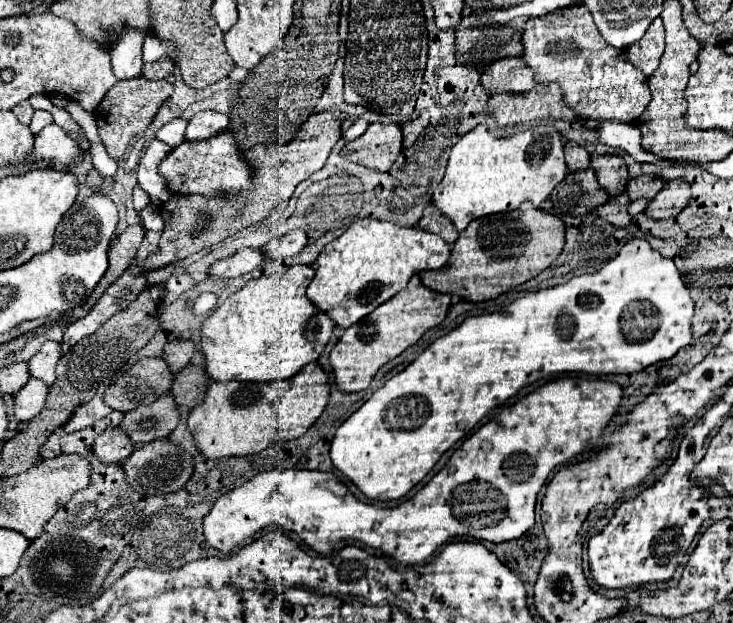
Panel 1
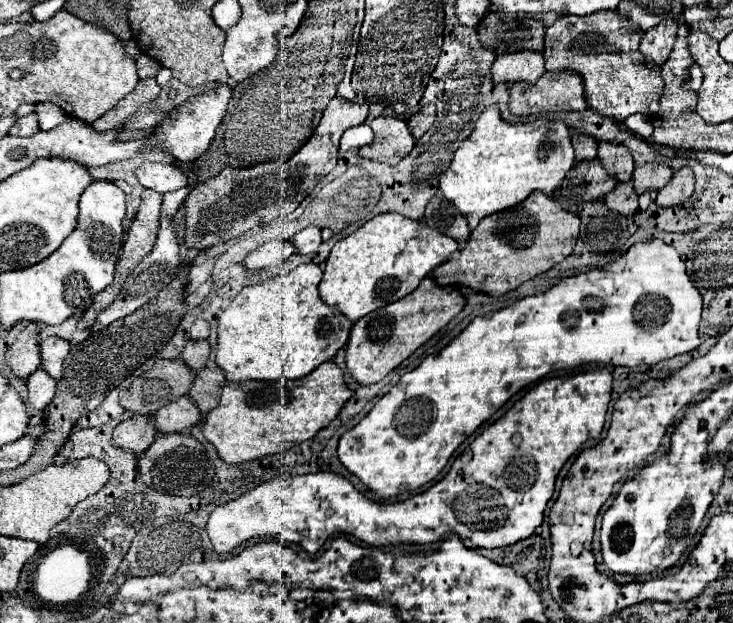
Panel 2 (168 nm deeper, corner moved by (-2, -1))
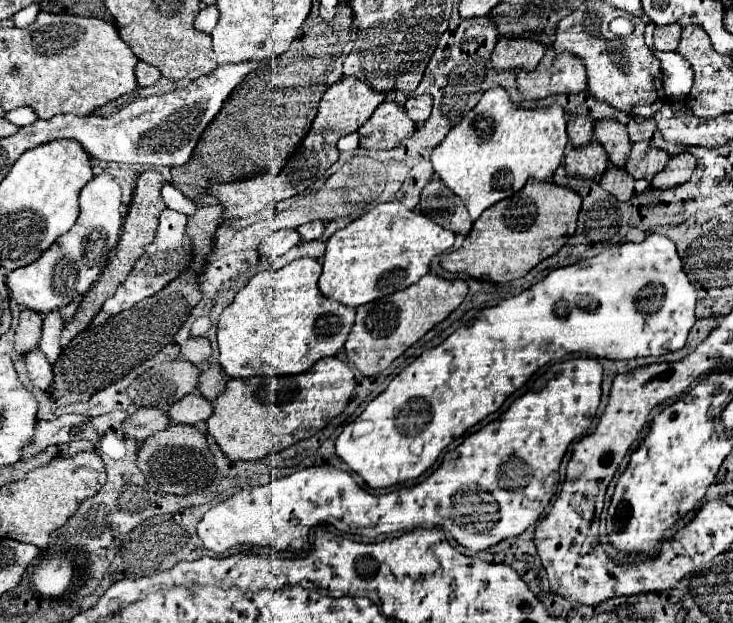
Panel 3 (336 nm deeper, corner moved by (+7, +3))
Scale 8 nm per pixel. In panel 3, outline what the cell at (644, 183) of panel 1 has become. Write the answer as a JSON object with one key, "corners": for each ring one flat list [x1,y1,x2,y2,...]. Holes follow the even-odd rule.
{"corners":[[635,143,631,149,631,155,627,159,625,171,629,175,633,175,635,179,647,179,651,181,651,177,663,169,669,161,669,153,659,149,659,147,651,147,649,143]]}

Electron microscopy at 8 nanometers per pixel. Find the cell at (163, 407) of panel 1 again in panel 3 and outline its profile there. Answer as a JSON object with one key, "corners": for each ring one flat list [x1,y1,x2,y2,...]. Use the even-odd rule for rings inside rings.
{"corners":[[191,393,169,409,169,419,173,419,173,423,197,425,199,421,207,421,211,413,213,413,213,403,199,393]]}

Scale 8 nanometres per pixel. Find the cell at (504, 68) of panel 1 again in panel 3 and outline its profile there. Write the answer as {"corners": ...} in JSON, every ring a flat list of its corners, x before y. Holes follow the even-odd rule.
{"corners":[[501,37,491,55,491,63,497,71,533,71,545,55,545,45,529,39]]}

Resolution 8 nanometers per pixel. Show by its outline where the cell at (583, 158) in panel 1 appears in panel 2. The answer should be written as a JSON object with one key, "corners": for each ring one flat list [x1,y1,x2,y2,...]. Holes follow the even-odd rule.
{"corners":[[574,133,574,135,572,135,572,145,574,145,576,161,592,161,592,159,596,159,598,143,596,143,596,139,592,139,590,135]]}

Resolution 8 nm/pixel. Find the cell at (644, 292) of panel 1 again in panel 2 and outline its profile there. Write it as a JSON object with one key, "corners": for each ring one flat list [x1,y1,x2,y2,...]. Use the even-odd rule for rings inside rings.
{"corners":[[662,239,634,243,612,265,566,277,546,293,524,297,490,317,474,317,438,355,428,355,420,367,404,373,372,411,340,437,340,463,382,499,400,491,416,491,446,467,450,455,466,437,526,385,550,371,586,363,640,367,690,353,700,345,700,311,702,297,686,275,678,251]]}

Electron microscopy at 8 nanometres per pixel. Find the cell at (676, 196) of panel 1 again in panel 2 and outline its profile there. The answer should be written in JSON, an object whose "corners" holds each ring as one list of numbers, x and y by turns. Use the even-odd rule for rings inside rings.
{"corners":[[688,167,678,169,664,189,658,191,656,203,660,207,676,207,684,203,694,193,694,175]]}

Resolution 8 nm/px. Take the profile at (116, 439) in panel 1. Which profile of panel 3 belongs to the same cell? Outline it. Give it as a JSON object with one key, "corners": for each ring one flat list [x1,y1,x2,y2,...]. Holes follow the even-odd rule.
{"corners":[[139,407,131,417,125,419,123,429,131,437,139,439,139,443,143,443,147,437,155,435,157,431,163,431,167,425,171,425,171,419,165,411,157,407]]}

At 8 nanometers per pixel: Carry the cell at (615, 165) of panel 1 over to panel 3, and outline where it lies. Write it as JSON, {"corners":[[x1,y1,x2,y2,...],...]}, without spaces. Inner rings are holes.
{"corners":[[601,119,595,123,595,139,607,149,609,161,617,167,623,167,629,151,631,151,631,141,627,127,615,119]]}

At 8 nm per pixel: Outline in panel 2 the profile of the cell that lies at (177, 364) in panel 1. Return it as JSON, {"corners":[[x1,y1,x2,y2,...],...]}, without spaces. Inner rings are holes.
{"corners":[[206,339,202,341,188,341,182,349,182,355,180,359,190,367,190,369,200,369,206,365,208,361,208,355,210,355,210,345]]}

